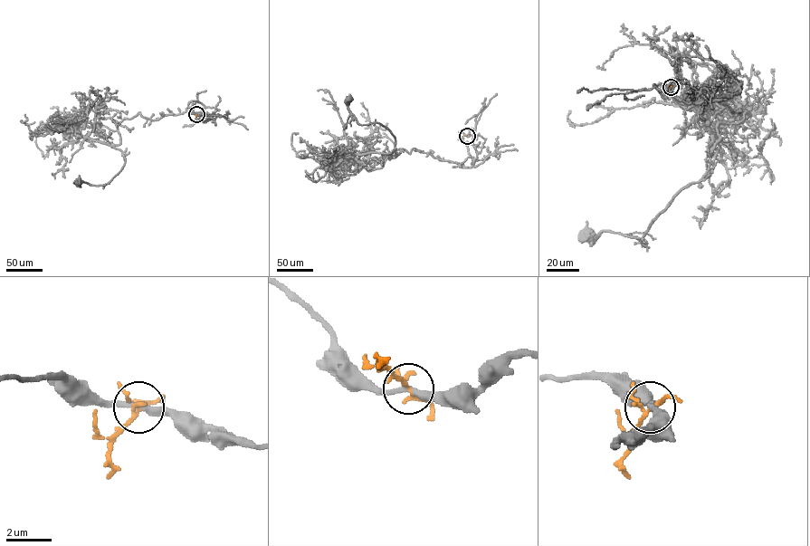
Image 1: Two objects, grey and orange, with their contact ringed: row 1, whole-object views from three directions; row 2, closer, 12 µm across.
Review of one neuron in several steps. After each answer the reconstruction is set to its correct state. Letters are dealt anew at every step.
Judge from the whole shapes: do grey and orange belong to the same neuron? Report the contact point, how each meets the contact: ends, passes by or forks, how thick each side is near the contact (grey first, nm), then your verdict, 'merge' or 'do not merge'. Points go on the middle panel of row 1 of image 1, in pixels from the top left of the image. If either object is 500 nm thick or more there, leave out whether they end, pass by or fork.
place (467, 136); grey passes by; orange forks; calibres 240 and 150 nm; do not merge

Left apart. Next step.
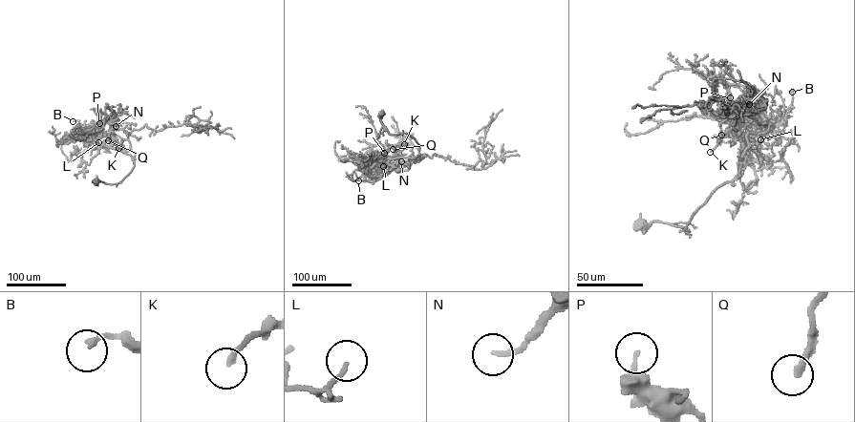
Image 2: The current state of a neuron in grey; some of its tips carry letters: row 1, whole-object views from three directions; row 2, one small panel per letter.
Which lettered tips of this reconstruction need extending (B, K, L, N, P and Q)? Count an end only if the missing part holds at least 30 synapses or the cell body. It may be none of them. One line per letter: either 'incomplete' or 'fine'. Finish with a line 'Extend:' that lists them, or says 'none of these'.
B: fine
K: fine
L: fine
N: fine
P: fine
Q: fine
Extend: none of these

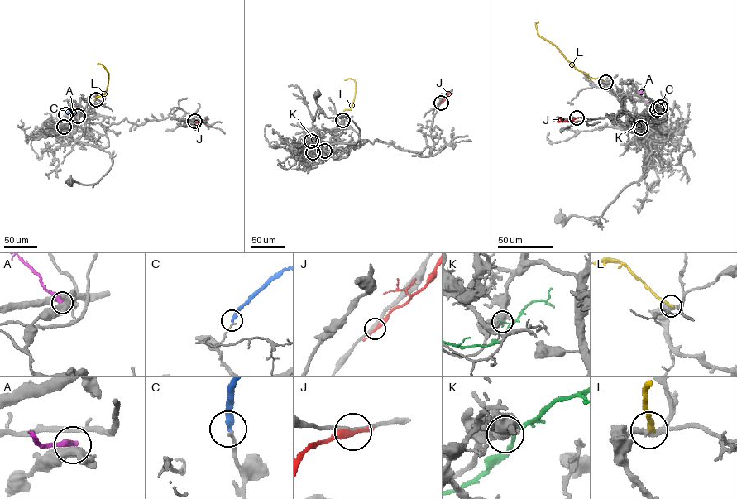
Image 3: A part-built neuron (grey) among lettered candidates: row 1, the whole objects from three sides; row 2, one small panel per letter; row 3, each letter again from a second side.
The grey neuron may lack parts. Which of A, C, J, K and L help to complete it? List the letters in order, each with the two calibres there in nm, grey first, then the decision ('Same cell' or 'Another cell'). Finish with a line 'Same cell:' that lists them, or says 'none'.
A: Thickness 500 nm (grey) against 400 nm. Another cell
C: Thickness 170 nm (grey) against 280 nm. Another cell
J: Thickness 280 nm (grey) against 300 nm. Another cell
K: Thickness 700 nm (grey) against 150 nm. Another cell
L: Thickness 320 nm (grey) against 260 nm. Another cell
Same cell: none

